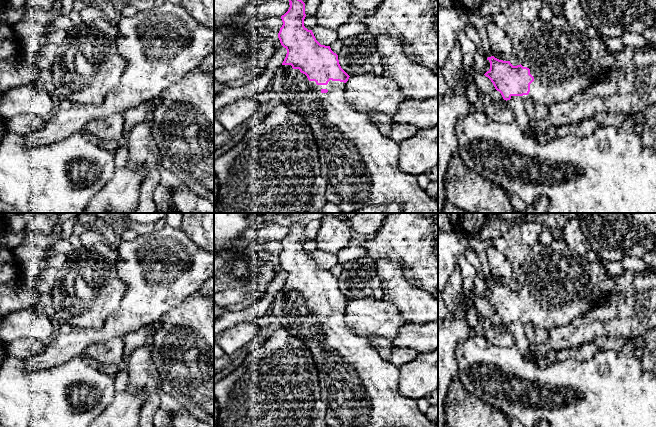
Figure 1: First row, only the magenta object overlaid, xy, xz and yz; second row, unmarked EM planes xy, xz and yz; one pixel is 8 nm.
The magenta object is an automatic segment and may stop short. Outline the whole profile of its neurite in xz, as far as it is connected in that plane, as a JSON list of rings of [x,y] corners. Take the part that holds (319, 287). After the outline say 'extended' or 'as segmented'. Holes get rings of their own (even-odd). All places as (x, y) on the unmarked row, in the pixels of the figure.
[[[289,221],[289,233],[281,240],[283,249],[278,257],[278,262],[281,269],[287,274],[286,281],[282,289],[274,295],[274,300],[271,305],[271,314],[275,316],[282,328],[287,330],[291,335],[297,337],[310,351],[314,360],[315,366],[319,376],[319,386],[321,388],[321,399],[326,404],[325,420],[330,427],[438,427],[434,422],[430,421],[424,413],[421,413],[417,406],[417,401],[404,397],[397,391],[398,379],[399,379],[399,368],[393,365],[389,360],[383,359],[378,353],[377,349],[371,345],[371,341],[368,337],[361,336],[354,333],[345,323],[345,309],[349,303],[349,299],[341,292],[338,284],[338,279],[334,277],[330,270],[321,269],[315,262],[312,254],[308,254],[304,250],[305,238],[305,227],[294,221]]] | extended

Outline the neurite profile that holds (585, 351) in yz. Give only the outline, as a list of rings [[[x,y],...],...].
[[[594,342],[584,343],[578,347],[560,350],[560,351],[551,351],[547,358],[552,362],[564,361],[564,360],[577,360],[577,361],[590,361],[595,353],[599,351]]]

